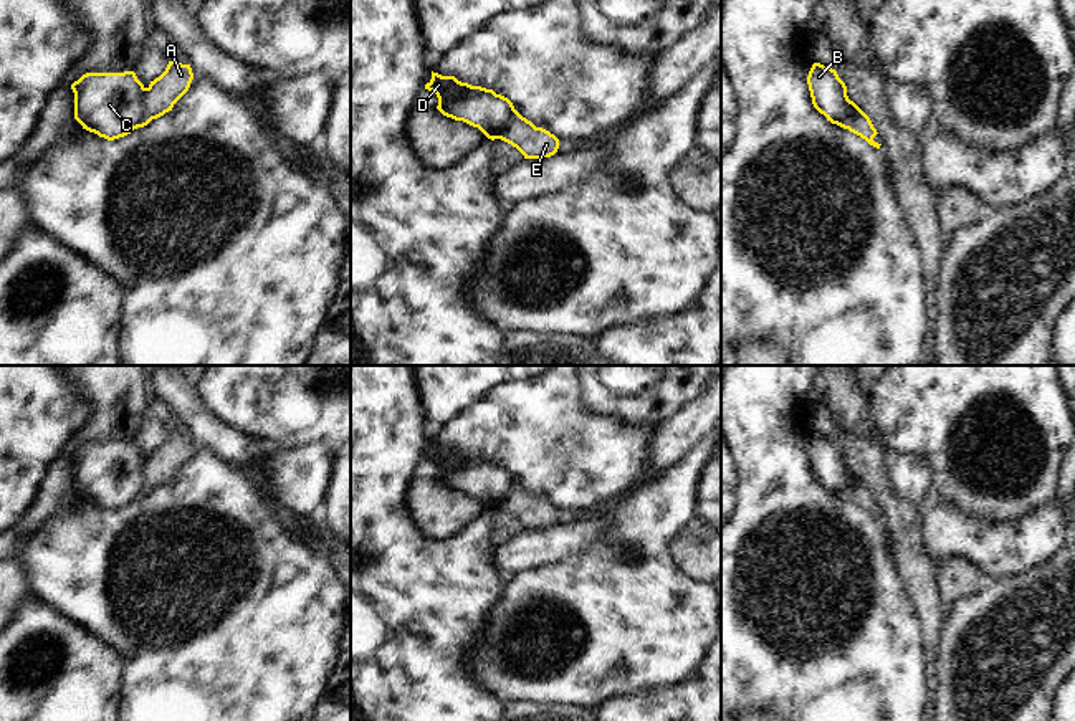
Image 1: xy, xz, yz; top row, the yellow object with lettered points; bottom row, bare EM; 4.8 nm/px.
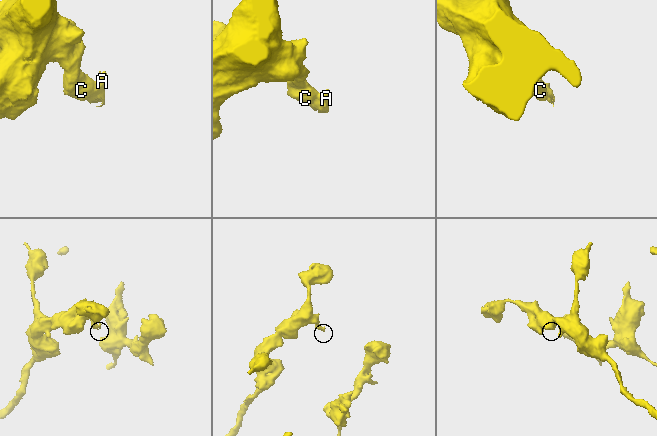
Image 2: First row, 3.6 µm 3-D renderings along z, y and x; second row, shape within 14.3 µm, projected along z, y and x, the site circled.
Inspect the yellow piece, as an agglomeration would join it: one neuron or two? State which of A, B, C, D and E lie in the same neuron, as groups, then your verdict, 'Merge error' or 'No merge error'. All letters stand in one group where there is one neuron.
Groups: A E / B C D. Merge error

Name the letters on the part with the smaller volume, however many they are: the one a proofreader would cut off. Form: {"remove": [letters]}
{"remove": ["A", "E"]}

